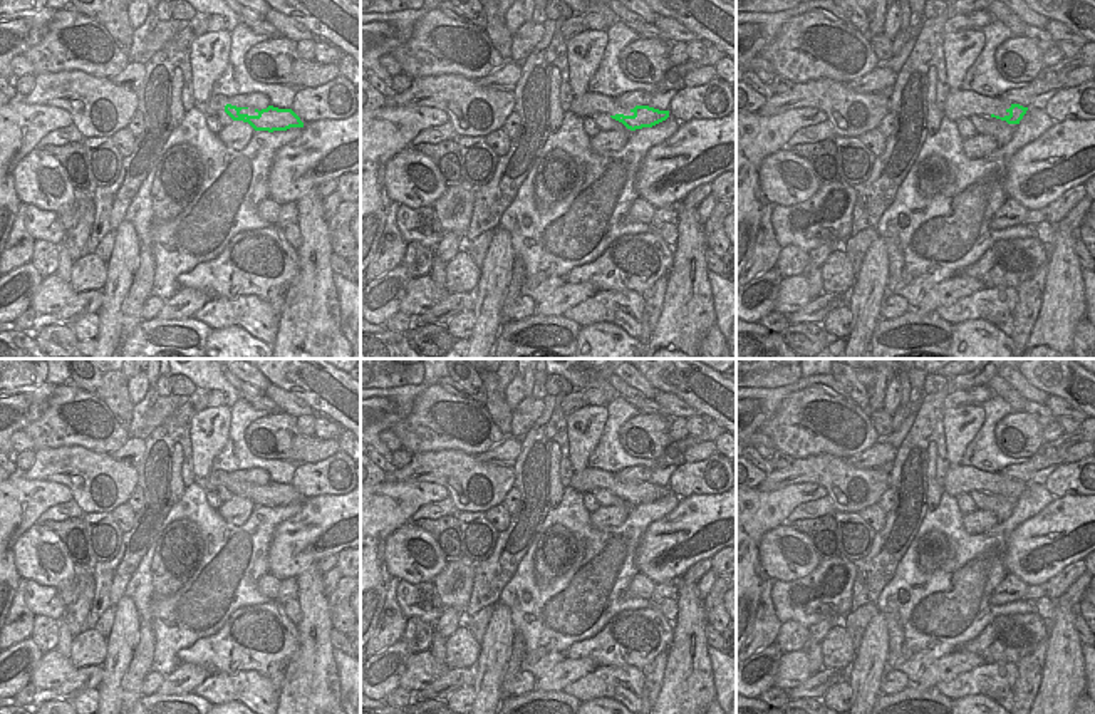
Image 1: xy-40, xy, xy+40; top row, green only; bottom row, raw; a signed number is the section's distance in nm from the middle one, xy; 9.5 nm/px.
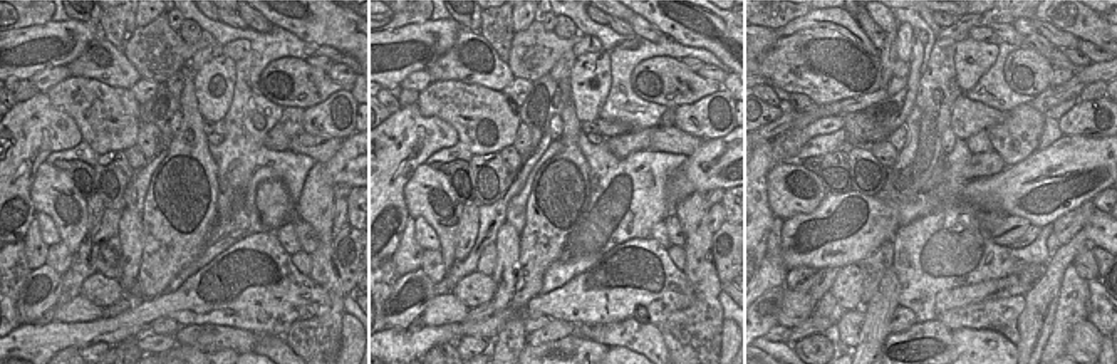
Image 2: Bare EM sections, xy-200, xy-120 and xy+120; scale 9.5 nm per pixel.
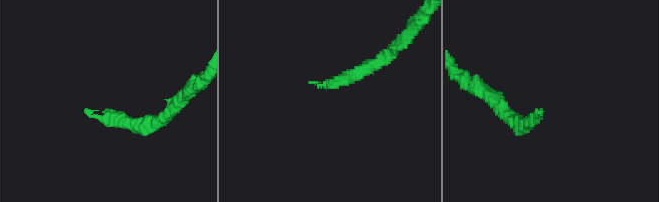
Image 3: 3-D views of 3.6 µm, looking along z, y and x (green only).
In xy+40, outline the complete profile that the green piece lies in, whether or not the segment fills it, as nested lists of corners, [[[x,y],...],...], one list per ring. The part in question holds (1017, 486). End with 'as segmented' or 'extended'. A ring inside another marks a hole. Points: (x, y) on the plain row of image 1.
[[[949,466],[942,489],[957,498],[974,489],[991,491],[1008,499],[1020,499],[1028,483],[1003,476],[1001,473],[986,473],[973,466]]] | extended

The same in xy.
[[[585,468],[584,471],[573,473],[570,486],[580,493],[604,488],[631,506],[652,503],[669,493],[669,486],[659,486],[649,481],[625,481],[615,473],[597,468]]] | extended

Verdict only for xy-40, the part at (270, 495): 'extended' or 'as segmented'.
extended

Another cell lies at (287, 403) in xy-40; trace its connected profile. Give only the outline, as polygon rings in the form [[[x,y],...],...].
[[[273,384],[265,389],[265,396],[272,399],[280,412],[285,412],[293,417],[314,416],[314,411],[304,399],[297,397],[292,392],[287,392]]]

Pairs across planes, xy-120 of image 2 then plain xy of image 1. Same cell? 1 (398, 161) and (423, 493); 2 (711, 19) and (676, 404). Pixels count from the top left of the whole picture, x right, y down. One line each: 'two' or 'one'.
1: one
2: two

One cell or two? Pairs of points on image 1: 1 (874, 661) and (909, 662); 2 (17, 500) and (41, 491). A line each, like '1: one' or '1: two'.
1: two
2: one

